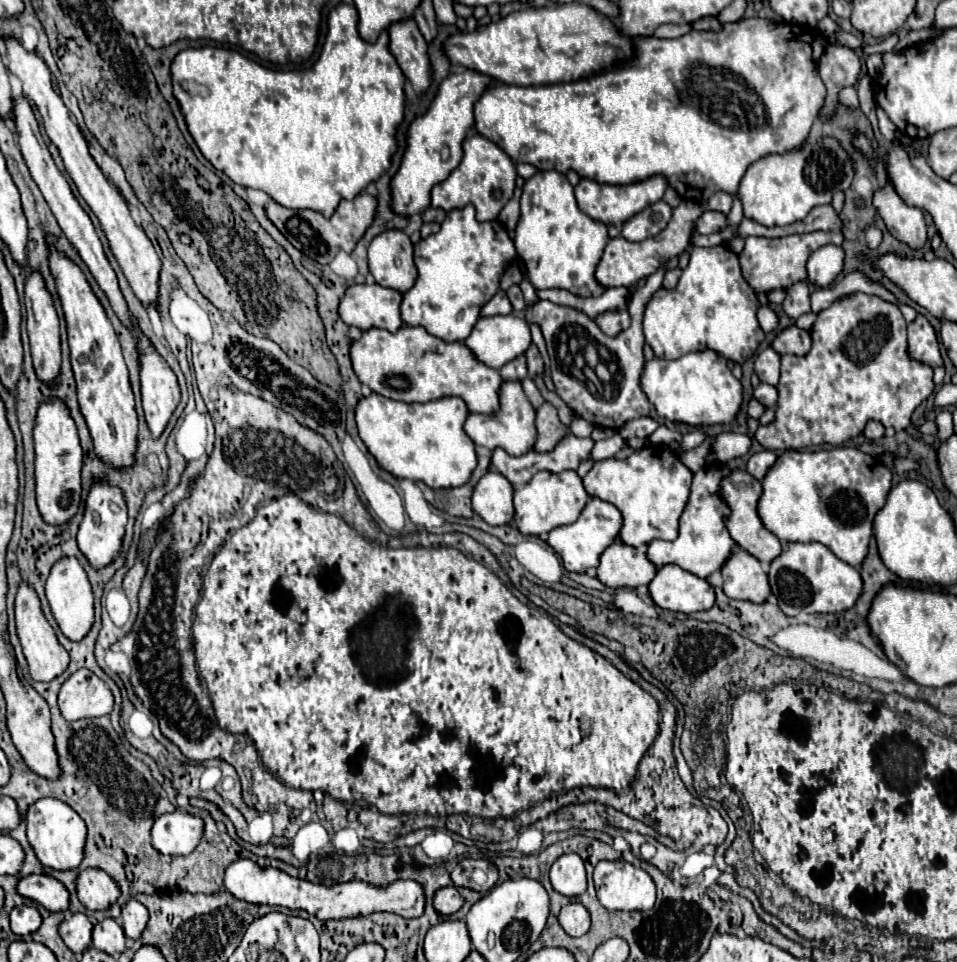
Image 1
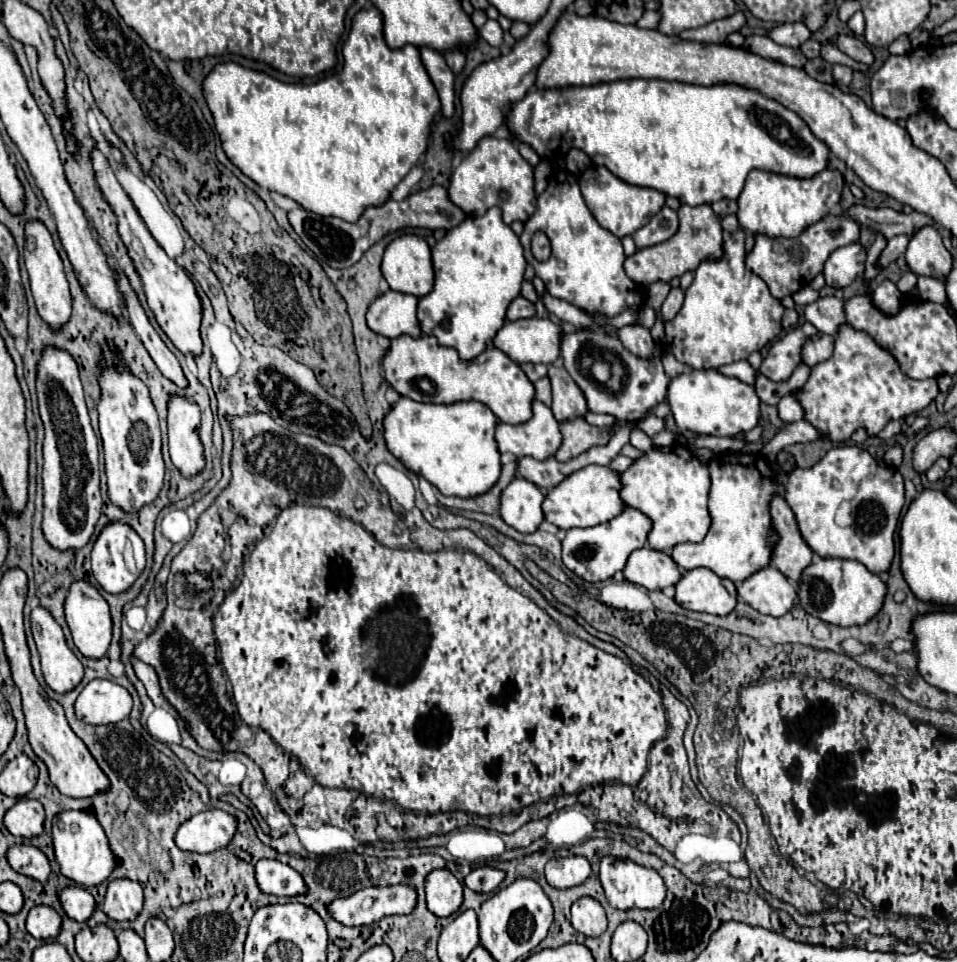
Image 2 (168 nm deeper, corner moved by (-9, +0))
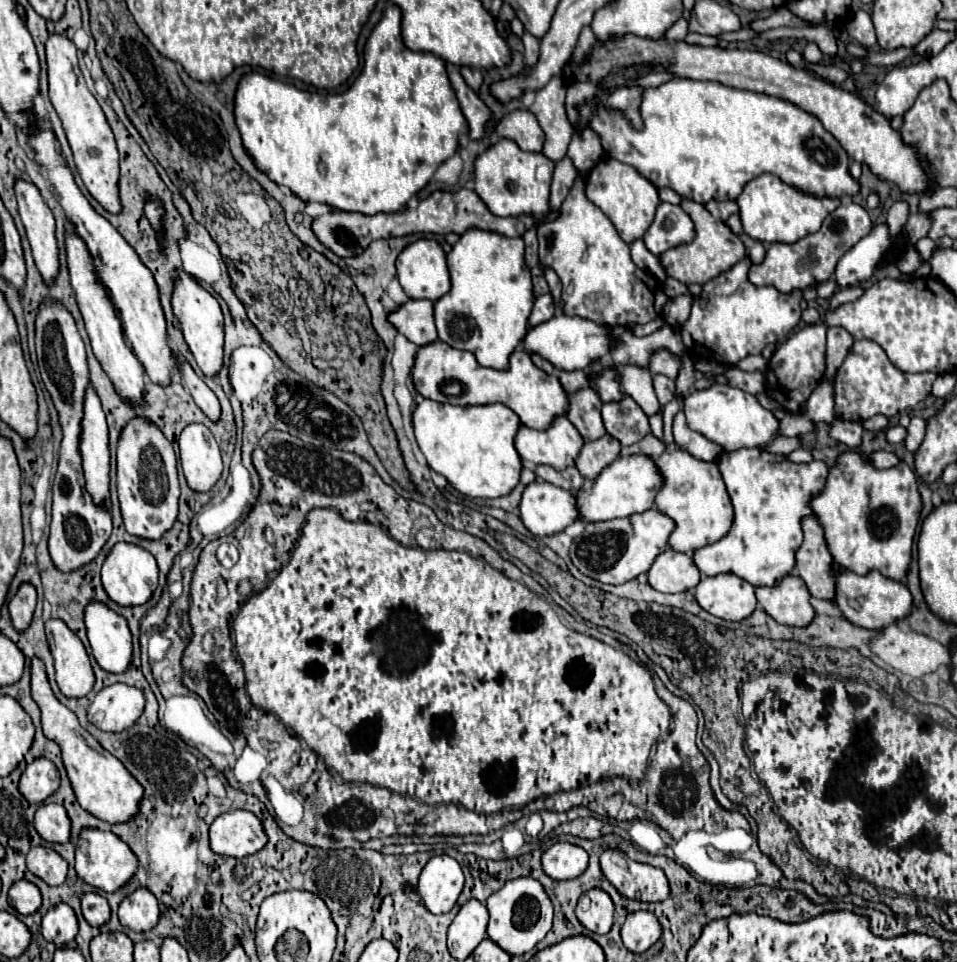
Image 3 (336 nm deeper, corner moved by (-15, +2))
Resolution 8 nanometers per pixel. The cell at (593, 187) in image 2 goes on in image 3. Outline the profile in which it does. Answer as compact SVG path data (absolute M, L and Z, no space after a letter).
M603 158L599 164L595 164L585 178L585 186L587 198L597 208L601 208L601 212L611 220L617 234L627 244L631 244L637 238L643 238L643 234L655 218L657 206L661 204L657 188L647 178L643 178L633 166L627 166L615 158Z

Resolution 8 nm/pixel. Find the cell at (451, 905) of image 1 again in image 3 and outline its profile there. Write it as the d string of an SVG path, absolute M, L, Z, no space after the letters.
M433 856L419 876L417 892L433 914L447 914L463 890L465 876L451 856Z

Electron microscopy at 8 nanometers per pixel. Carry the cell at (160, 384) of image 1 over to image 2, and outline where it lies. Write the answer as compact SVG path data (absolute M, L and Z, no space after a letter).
M175 396L169 400L169 454L177 470L185 478L193 478L195 474L205 470L205 454L199 438L201 418L197 404Z

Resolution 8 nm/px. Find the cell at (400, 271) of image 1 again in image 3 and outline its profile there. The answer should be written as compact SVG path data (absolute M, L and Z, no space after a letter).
M431 238L411 242L397 256L397 278L409 298L437 300L449 292L449 272L443 248Z

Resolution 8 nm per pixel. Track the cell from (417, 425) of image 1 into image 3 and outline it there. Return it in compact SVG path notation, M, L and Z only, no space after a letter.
M421 400L413 412L415 440L427 464L465 496L499 498L509 494L521 472L521 458L513 446L519 430L519 416L503 404L453 406Z

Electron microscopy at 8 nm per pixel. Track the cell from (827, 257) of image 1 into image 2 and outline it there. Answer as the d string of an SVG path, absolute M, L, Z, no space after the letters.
M859 242L837 248L825 264L825 280L831 288L849 286L865 268L865 248Z

